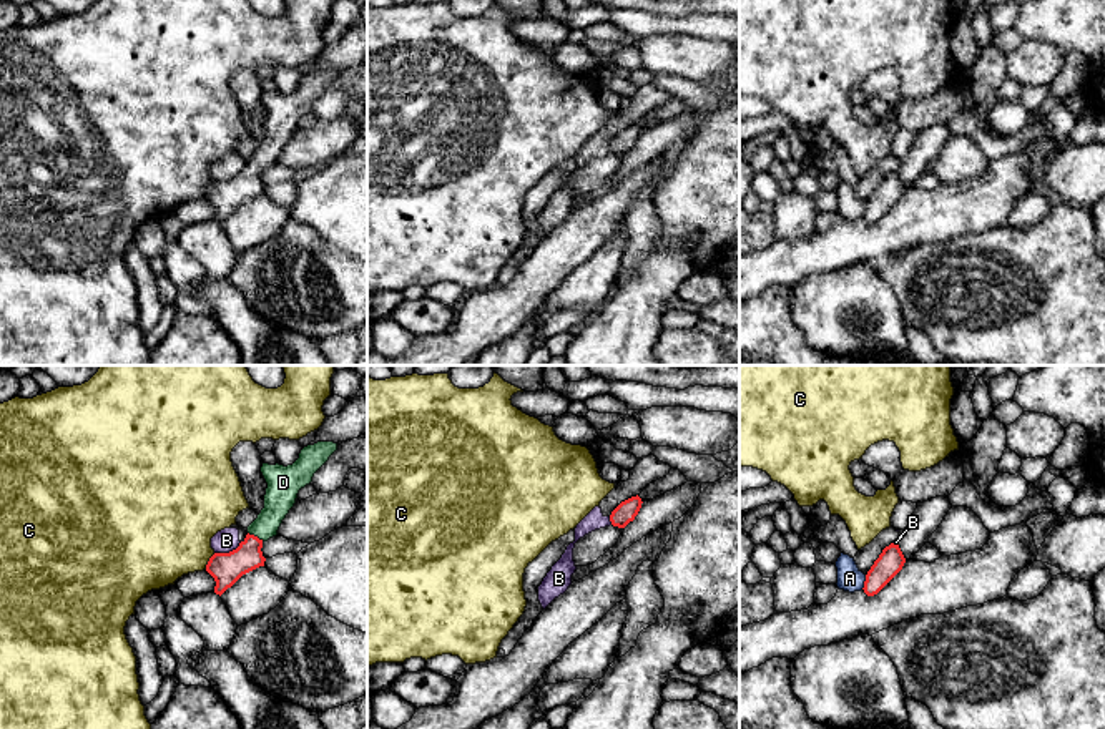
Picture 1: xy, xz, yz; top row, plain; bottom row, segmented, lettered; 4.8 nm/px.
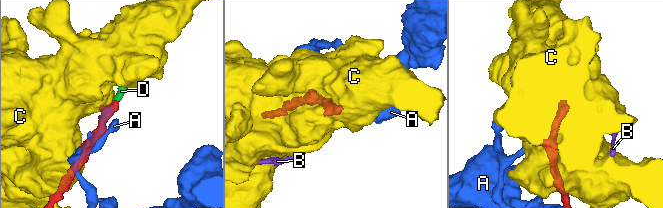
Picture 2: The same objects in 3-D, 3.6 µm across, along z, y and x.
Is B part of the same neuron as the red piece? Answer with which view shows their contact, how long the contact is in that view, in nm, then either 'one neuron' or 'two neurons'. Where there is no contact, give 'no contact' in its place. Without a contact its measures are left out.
xy | 150 nm | two neurons

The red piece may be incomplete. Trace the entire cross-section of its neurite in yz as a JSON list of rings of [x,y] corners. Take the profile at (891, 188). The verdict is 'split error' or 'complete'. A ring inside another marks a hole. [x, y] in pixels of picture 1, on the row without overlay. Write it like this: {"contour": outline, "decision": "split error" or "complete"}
{"contour": [[[899,173],[886,174],[866,203],[864,221],[877,223],[902,198],[904,191],[906,186]]], "decision": "complete"}

